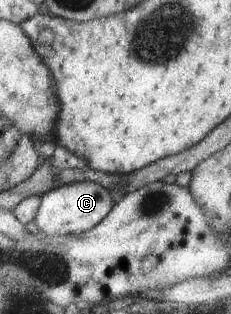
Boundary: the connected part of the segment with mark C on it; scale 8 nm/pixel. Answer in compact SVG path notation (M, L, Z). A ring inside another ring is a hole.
M80 181L62 184L41 195L35 223L46 236L79 234L102 221L113 208L111 191L93 181Z

